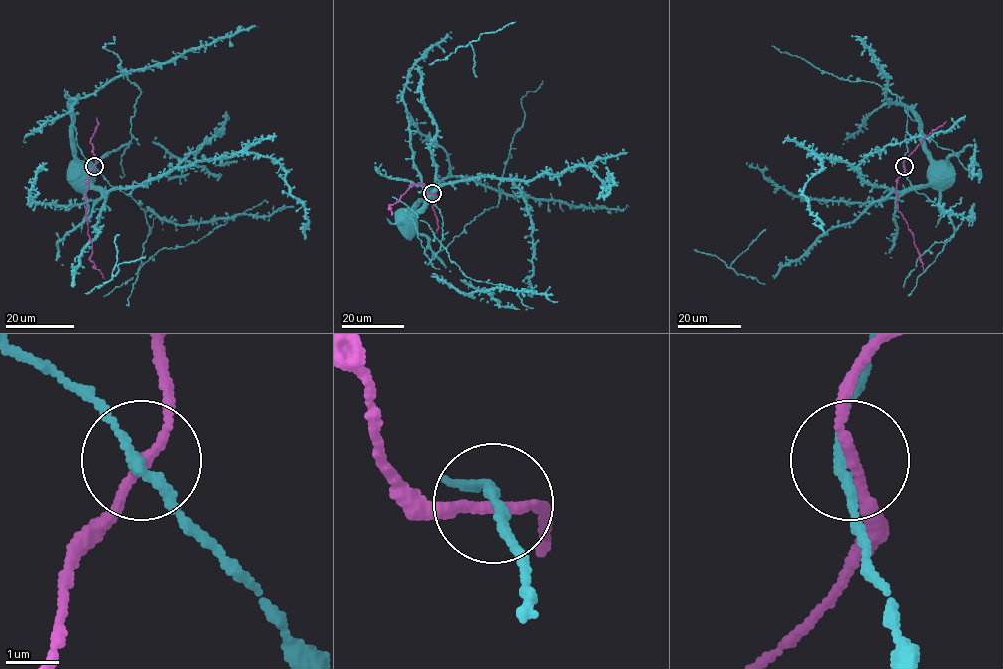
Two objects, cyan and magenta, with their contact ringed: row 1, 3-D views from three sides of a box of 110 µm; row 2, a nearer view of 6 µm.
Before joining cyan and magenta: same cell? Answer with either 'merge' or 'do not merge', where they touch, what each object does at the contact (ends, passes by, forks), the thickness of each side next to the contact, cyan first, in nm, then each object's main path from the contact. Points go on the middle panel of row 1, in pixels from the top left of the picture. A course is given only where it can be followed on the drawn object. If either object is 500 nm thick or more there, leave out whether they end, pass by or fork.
merge; place (432, 193); cyan passes by; magenta passes by; calibres 170 and 180 nm; course cyan (432, 193), (426, 189), (434, 189), (427, 199), (407, 210), (404, 217); course magenta (432, 193), (427, 192), (425, 185), (419, 182), (410, 185), (399, 201), (389, 205), (392, 215)

